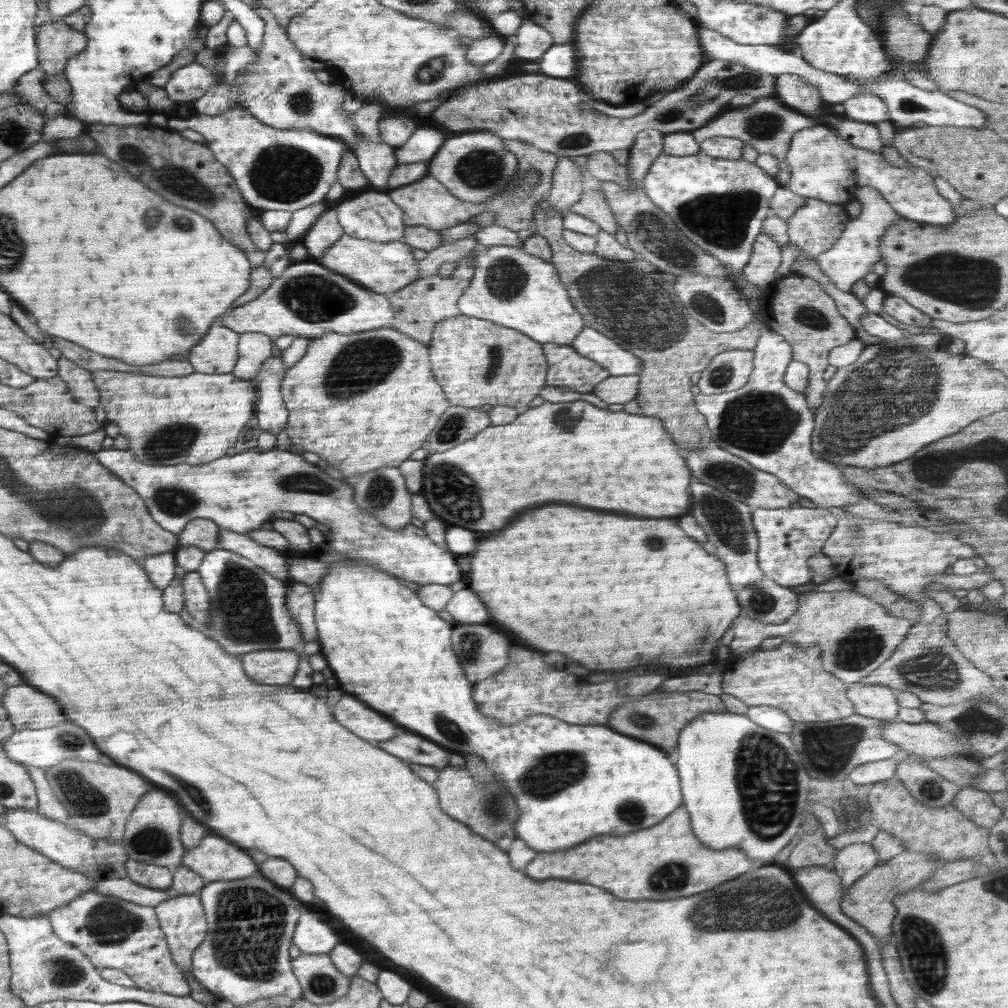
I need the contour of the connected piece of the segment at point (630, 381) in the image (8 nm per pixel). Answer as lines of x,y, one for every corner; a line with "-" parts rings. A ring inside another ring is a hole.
637,374
610,376
599,382
593,389
593,393
608,404
626,404
635,400
638,394
638,383

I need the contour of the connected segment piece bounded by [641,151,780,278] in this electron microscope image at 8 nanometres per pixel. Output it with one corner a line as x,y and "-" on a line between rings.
700,151
683,157
657,156
641,186
646,197
672,219
678,232
740,278
756,237
763,233
763,221
771,214
770,200
780,184
753,162
714,158

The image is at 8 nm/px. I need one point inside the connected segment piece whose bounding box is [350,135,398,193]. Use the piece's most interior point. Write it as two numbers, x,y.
376,160

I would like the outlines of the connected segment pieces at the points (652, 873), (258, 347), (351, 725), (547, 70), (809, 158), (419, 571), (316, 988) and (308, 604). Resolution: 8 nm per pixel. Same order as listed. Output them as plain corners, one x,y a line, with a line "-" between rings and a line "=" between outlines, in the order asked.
682,806
658,824
626,836
596,836
572,850
554,854
539,852
530,863
526,863
525,870
528,876
540,880
564,878
588,882
622,900
670,900
710,890
750,869
752,862
748,862
748,856
742,850
732,847
714,850
703,845
694,834
688,812
=
260,332
240,334
237,353
239,357
231,373
238,378
251,380
264,360
274,354
273,341
=
344,696
332,708
332,714
336,718
336,722
340,722
345,729
350,730
352,734
356,734
358,739
382,743
388,741
398,734
398,724
392,724
390,720
382,718
378,712
370,710
368,706
364,706
360,700
352,698
352,696
=
553,44
538,60
540,73
543,76
564,78
577,74
577,60
574,46
568,44
=
815,124
810,128
796,132
788,147
787,161
791,168
791,176
783,186
788,187
793,194
798,194
802,198
843,205
845,202
855,199
856,193
863,186
871,186
882,195
882,199
886,200
889,207
900,217
930,225
950,225
957,220
952,213
953,205
938,194
933,176
929,175
923,168
914,165
911,167
894,166
880,153
852,146
847,140
840,138
832,128
824,124
=
258,446
242,454
226,454
206,464
177,464
176,466
154,466
140,462
132,451
102,449
96,453
100,463
108,467
114,475
118,476
139,493
151,513
151,517
164,530
179,534
184,527
195,518
213,520
220,529
231,530
237,533
246,533
252,529
260,529
264,522
272,522
272,514
278,510
292,512
293,514
306,514
317,520
318,523
331,528
331,540
327,541
327,549
351,559
358,559
381,571
394,575
400,580
418,584
440,584
449,586
463,579
462,573
456,565
453,553
432,542
425,533
424,528
418,528
412,523
406,524
401,529
390,530
374,515
364,512
355,503
353,479
346,481
331,478
316,464
304,461
301,455
287,450
262,449
=
300,954
291,961
303,997
308,1002
322,1004
337,1001
350,986
349,976
342,974
328,954
=
296,582
285,585
285,607
299,626
302,644
317,638
315,627
315,591
307,584

